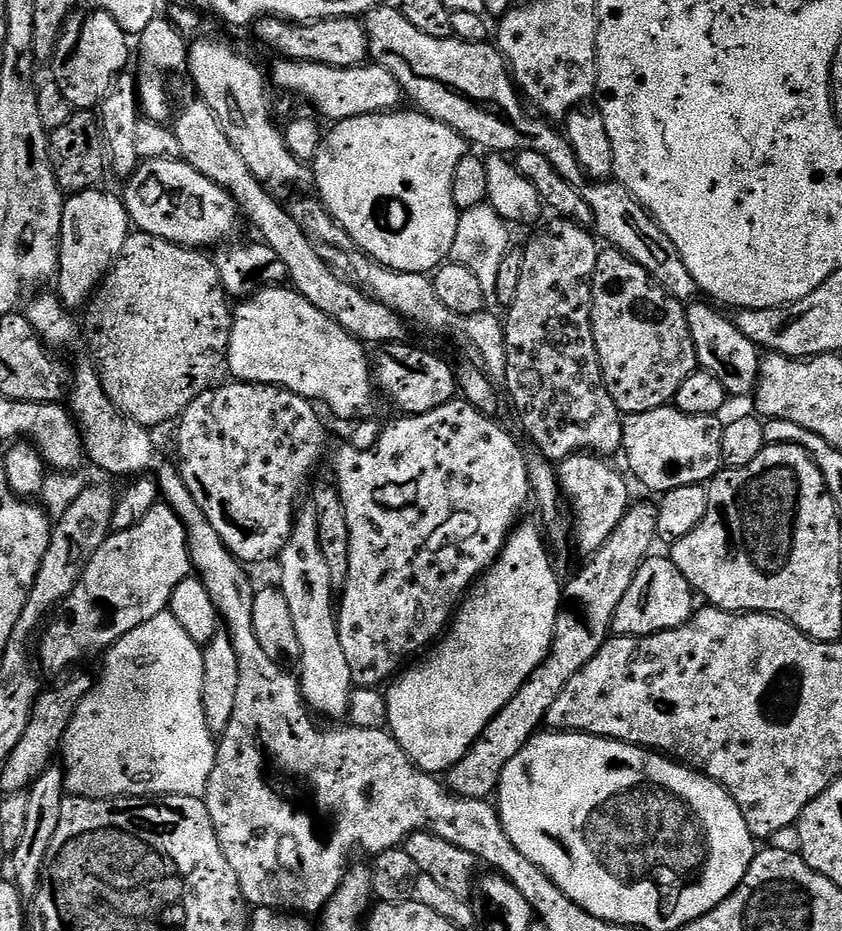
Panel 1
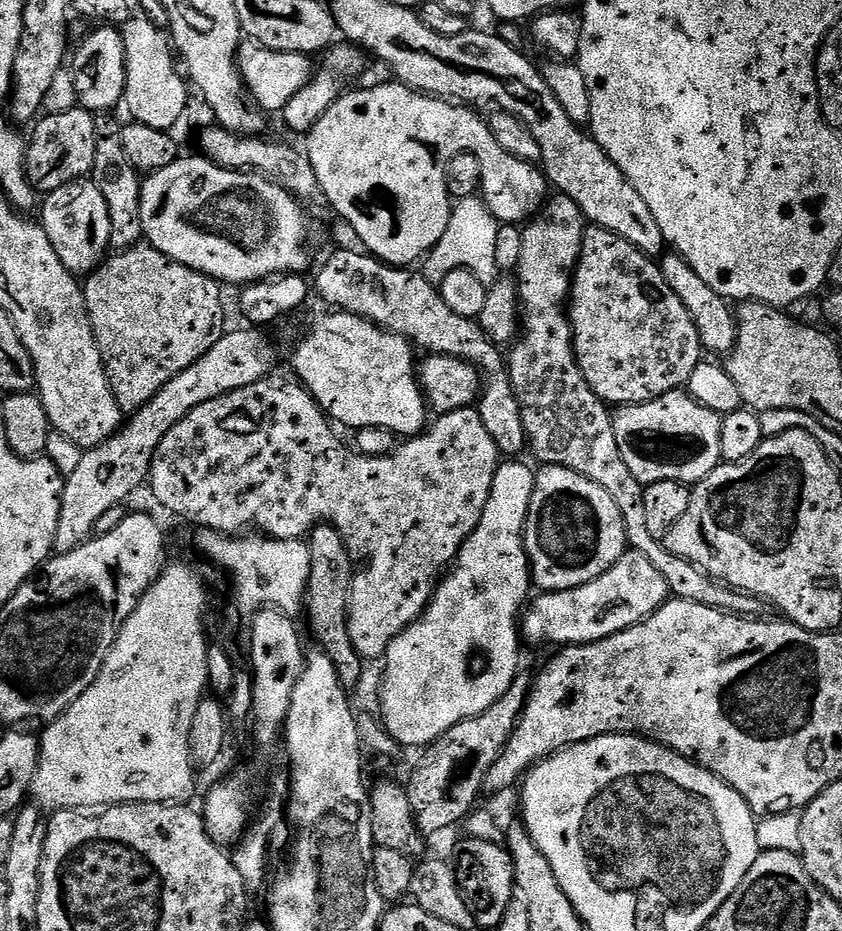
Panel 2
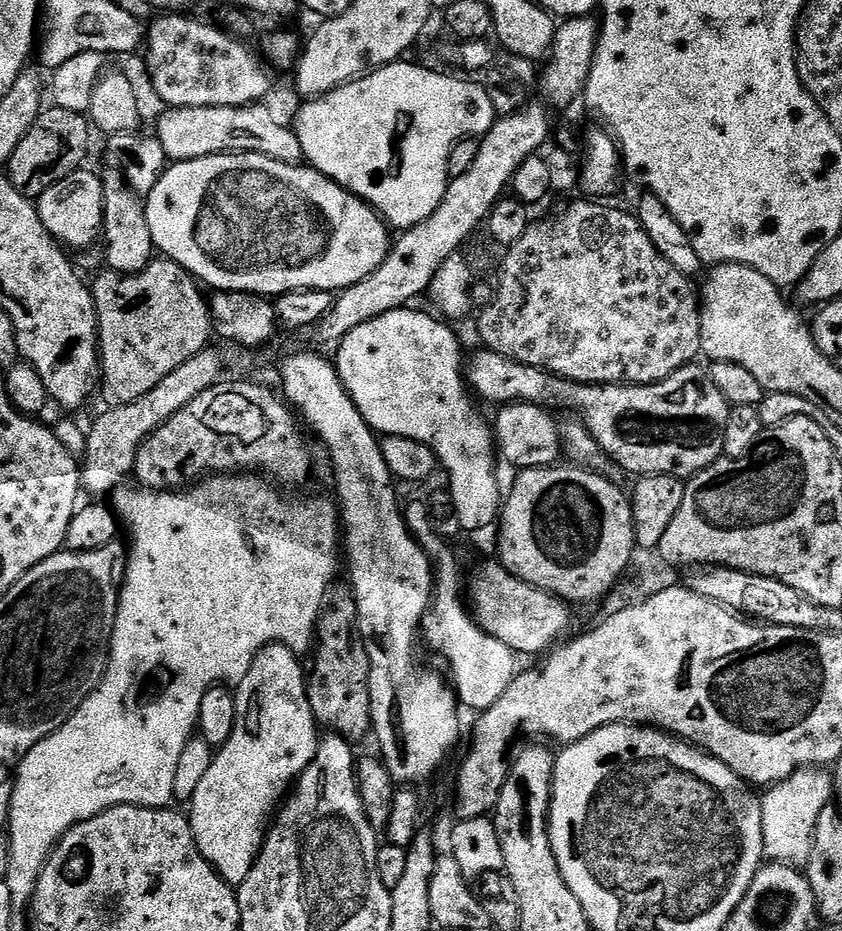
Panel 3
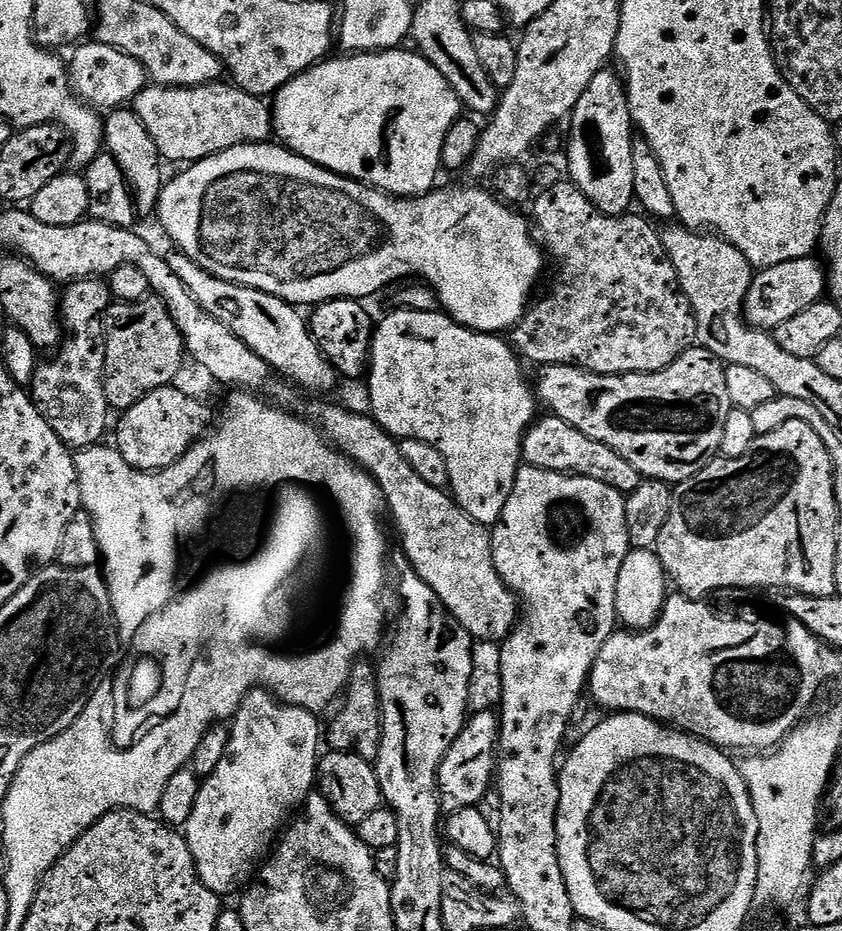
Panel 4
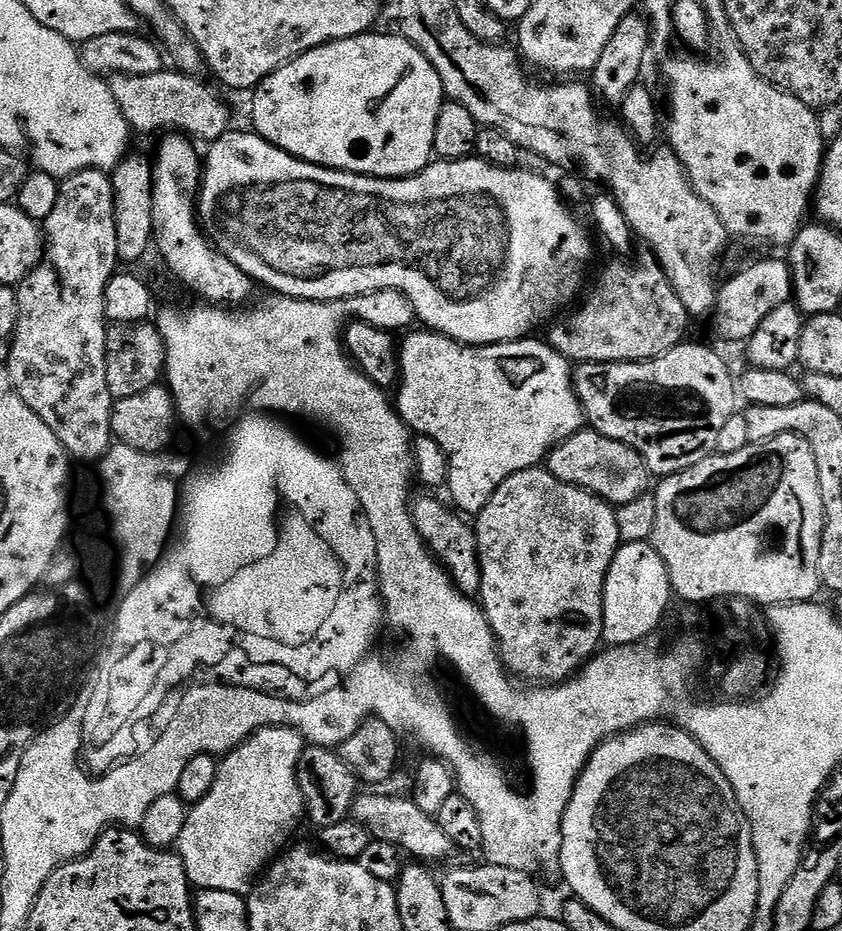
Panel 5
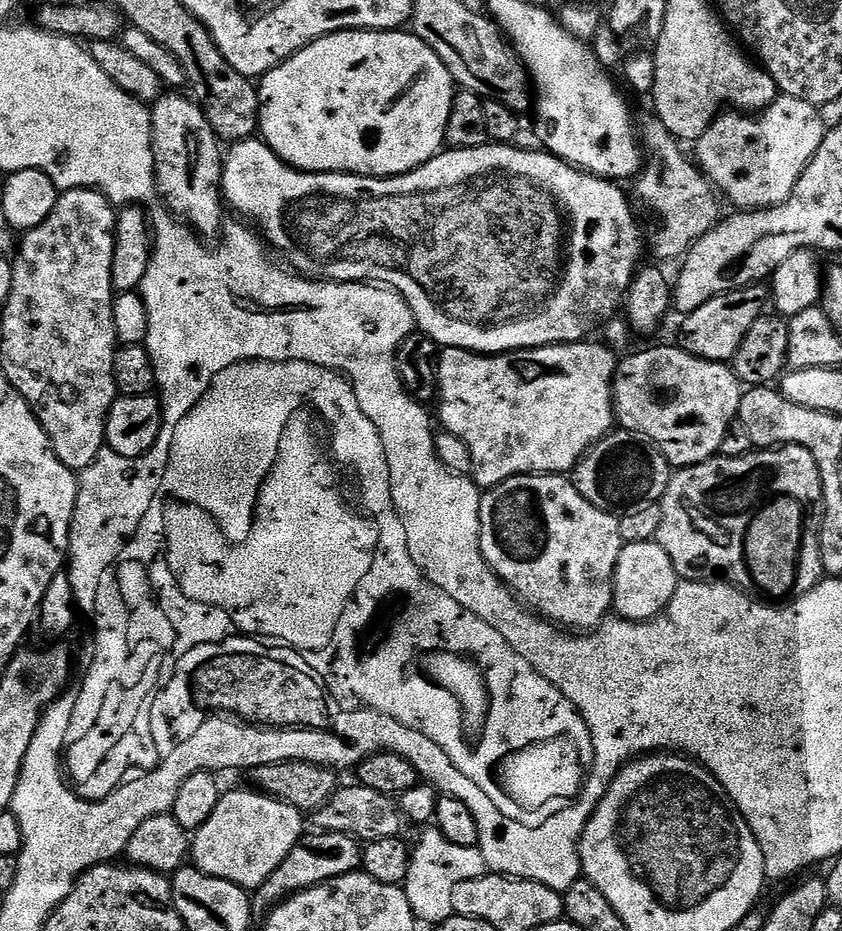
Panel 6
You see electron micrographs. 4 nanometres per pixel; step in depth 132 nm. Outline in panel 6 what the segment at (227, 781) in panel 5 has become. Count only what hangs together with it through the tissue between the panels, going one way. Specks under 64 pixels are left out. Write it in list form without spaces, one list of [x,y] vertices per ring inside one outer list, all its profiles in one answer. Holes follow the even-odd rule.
[[[259,790],[247,791],[248,792],[225,791],[223,795],[221,795],[218,806],[214,810],[214,814],[210,814],[210,818],[201,826],[201,828],[195,829],[194,835],[190,840],[190,856],[191,859],[194,858],[194,860],[192,860],[193,865],[199,869],[200,872],[208,873],[212,877],[222,878],[224,881],[234,882],[245,891],[252,892],[257,888],[260,888],[262,882],[264,882],[266,878],[268,878],[270,874],[281,865],[283,859],[286,858],[286,854],[290,854],[290,850],[294,850],[294,846],[299,844],[302,837],[305,835],[306,829],[304,829],[305,817],[294,806],[284,804],[281,800],[275,800],[273,796],[266,796]]]

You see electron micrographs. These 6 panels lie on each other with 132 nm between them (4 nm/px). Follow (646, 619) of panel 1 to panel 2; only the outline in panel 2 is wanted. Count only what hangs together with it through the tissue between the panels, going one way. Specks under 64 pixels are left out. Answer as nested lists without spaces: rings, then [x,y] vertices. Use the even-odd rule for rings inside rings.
[[[625,550],[620,560],[597,580],[565,592],[541,591],[522,616],[522,636],[532,644],[575,646],[610,638],[654,614],[670,599],[666,578],[658,574],[646,554]]]

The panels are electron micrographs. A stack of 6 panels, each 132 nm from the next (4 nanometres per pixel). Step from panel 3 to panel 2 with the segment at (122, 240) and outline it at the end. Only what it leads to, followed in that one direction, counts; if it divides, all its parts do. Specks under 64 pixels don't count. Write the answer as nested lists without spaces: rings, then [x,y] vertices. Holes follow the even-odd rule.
[[[100,114],[96,116],[96,145],[94,146],[94,166],[90,178],[102,190],[102,198],[106,198],[106,206],[110,210],[110,245],[113,249],[123,250],[133,248],[135,244],[144,240],[142,230],[142,206],[140,205],[140,186],[142,183],[141,173],[137,172],[135,166],[124,149],[124,138],[122,135],[122,124],[115,120],[115,115]]]

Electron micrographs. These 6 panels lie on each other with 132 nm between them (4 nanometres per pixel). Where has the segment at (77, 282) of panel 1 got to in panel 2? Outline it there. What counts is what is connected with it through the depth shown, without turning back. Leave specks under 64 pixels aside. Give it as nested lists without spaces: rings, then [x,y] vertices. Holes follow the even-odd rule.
[[[91,178],[75,180],[47,193],[39,212],[39,223],[46,230],[46,238],[50,238],[50,246],[54,246],[54,254],[62,258],[66,270],[73,274],[91,274],[104,263],[110,252],[110,210],[106,198],[102,198],[102,190],[98,190]]]

